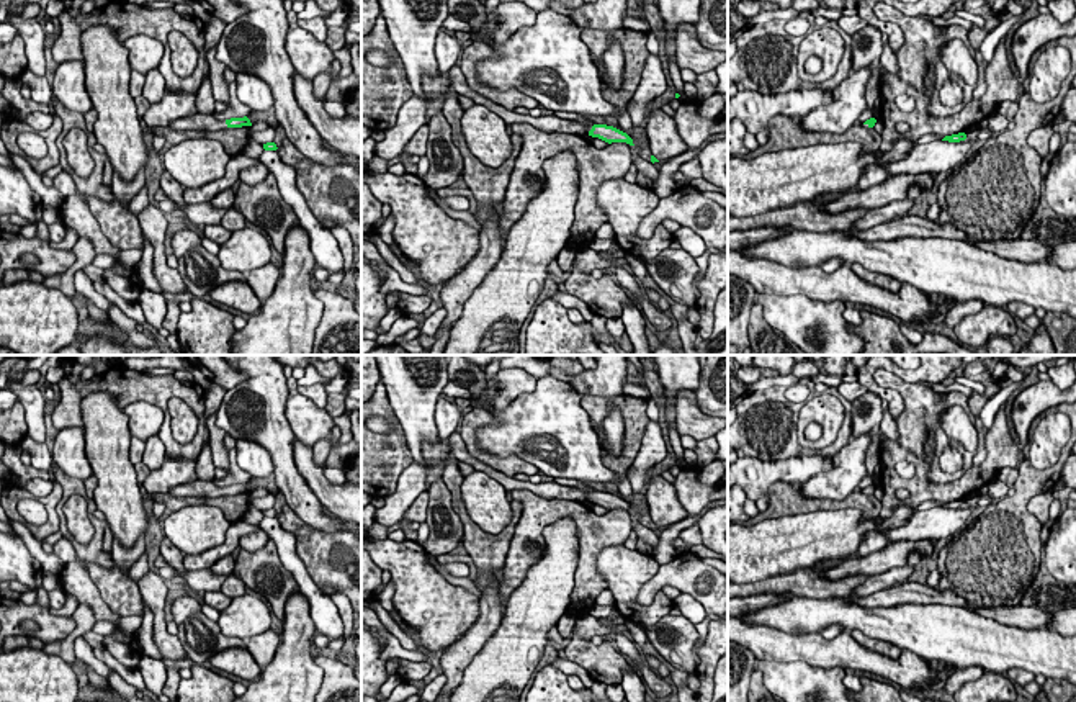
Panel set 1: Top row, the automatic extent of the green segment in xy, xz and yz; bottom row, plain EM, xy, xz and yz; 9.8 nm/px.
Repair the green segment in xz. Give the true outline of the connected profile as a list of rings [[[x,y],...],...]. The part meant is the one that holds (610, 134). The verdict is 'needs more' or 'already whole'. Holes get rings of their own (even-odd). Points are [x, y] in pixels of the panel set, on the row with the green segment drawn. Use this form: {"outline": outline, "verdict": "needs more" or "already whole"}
{"outline": [[[456,64],[450,69],[450,77],[451,77],[453,92],[471,98],[474,101],[474,105],[484,105],[486,108],[494,111],[497,116],[500,116],[507,126],[515,124],[515,123],[531,124],[533,128],[538,128],[545,133],[566,133],[566,134],[577,134],[577,136],[584,136],[584,137],[589,134],[589,136],[599,137],[608,144],[626,142],[630,146],[634,146],[633,139],[626,133],[623,133],[613,126],[607,126],[607,124],[589,126],[589,124],[582,124],[579,121],[556,118],[554,115],[533,118],[530,115],[518,115],[513,110],[507,110],[507,108],[487,100],[486,97],[476,93],[469,87],[464,74],[461,72],[461,67]]], "verdict": "needs more"}

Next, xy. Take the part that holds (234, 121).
{"outline": [[[198,113],[193,116],[178,118],[165,128],[214,133],[214,131],[221,131],[226,128],[242,128],[242,126],[252,126],[252,123],[247,116],[219,121],[213,115],[200,115]]], "verdict": "needs more"}

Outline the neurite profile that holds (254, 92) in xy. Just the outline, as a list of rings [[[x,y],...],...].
[[[237,72],[235,85],[237,98],[252,111],[267,111],[273,106],[271,90],[262,79]]]

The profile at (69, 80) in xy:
[[[67,61],[56,67],[52,82],[52,97],[56,97],[67,110],[87,113],[93,108],[85,88],[83,61]]]

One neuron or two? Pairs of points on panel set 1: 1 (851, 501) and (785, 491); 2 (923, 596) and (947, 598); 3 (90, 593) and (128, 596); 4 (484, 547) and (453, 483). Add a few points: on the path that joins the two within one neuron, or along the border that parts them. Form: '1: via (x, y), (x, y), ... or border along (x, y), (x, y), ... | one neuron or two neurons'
1: via (834, 504), (802, 504) | one neuron
2: via (929, 596), (941, 596) | one neuron
3: border along (87, 562), (87, 571), (100, 598), (120, 617) | two neurons
4: via (471, 530), (457, 499) | one neuron

